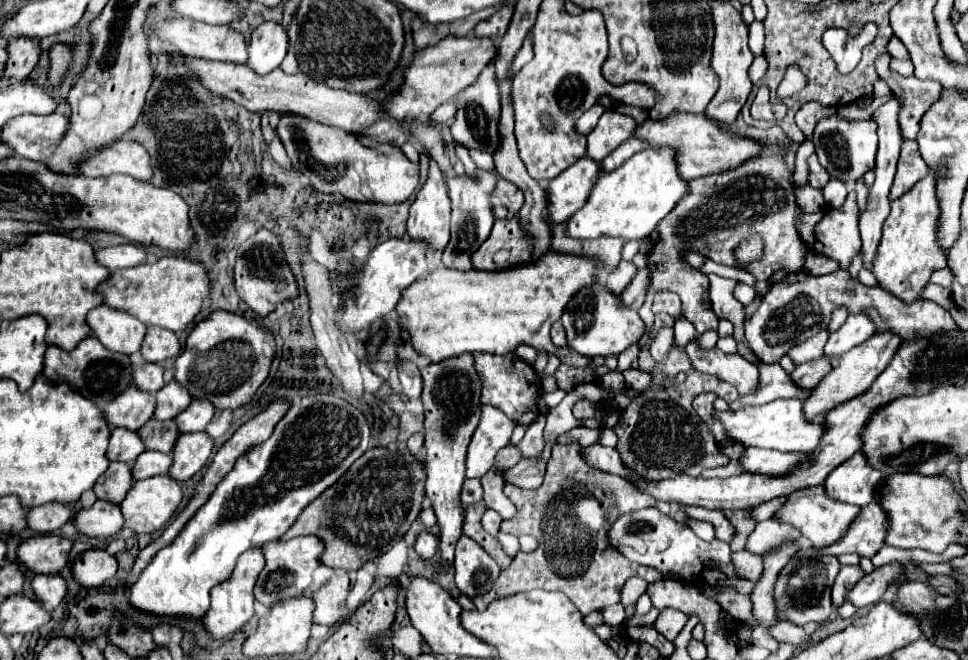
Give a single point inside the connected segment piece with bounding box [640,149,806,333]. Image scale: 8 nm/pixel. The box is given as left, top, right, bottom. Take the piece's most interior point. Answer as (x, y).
(719, 210)

